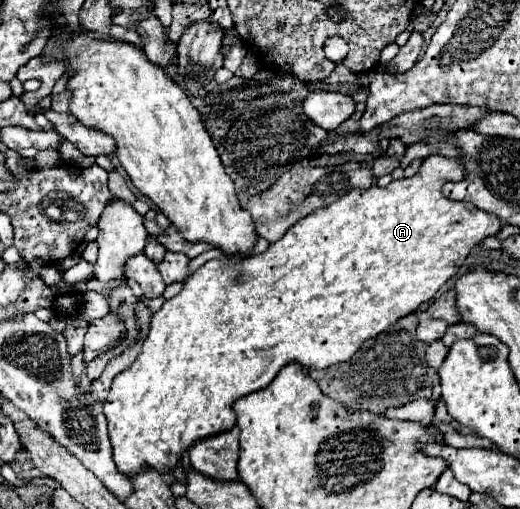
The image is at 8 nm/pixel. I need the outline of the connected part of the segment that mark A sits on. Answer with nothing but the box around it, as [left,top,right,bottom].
[105,155,501,475]

